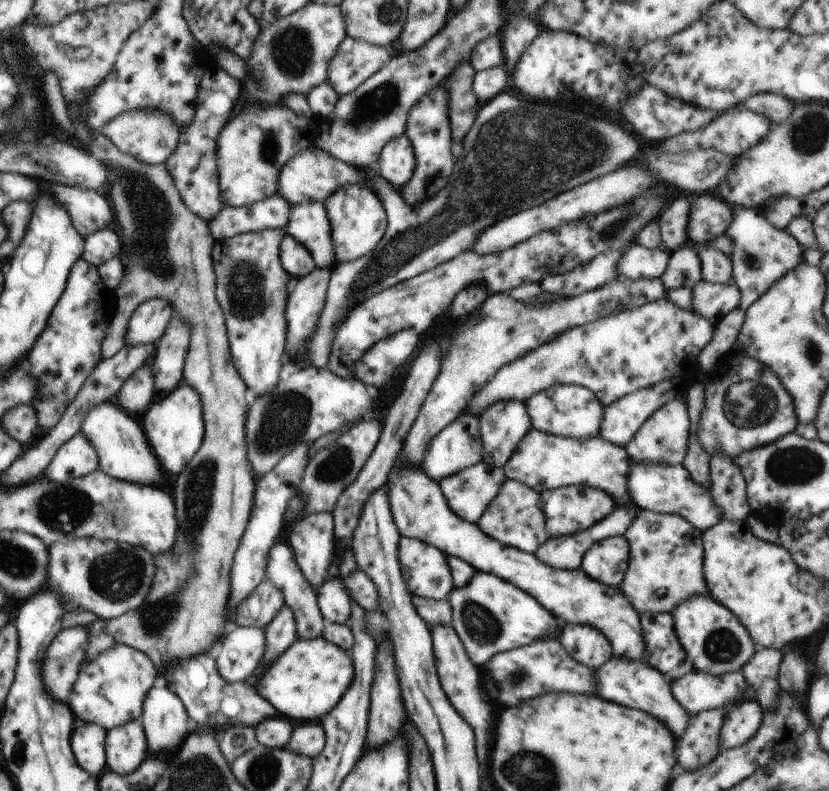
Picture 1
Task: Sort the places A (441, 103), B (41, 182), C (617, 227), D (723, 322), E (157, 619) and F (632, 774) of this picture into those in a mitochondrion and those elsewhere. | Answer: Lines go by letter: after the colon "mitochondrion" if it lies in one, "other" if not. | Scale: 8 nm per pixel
A: other
B: other
C: mitochondrion
D: other
E: mitochondrion
F: other

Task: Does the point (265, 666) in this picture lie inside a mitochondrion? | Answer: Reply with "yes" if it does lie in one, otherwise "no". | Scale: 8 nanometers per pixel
no

